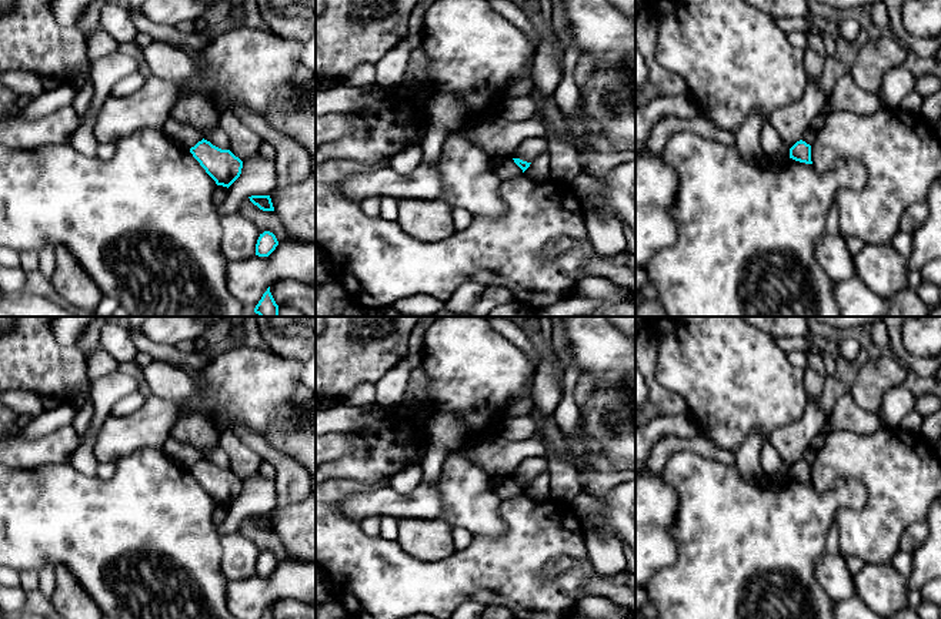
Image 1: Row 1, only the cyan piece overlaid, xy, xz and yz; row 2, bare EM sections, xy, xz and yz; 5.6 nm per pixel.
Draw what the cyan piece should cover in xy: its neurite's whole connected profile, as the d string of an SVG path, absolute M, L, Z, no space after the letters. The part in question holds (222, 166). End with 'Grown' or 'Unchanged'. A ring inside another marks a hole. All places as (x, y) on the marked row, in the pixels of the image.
M204 138L191 147L190 153L217 185L228 188L241 174L243 161L238 157Z. Unchanged

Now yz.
M802 140L797 141L790 148L790 158L800 161L800 163L805 163L805 164L812 164L812 161L811 161L811 145Z. Unchanged

